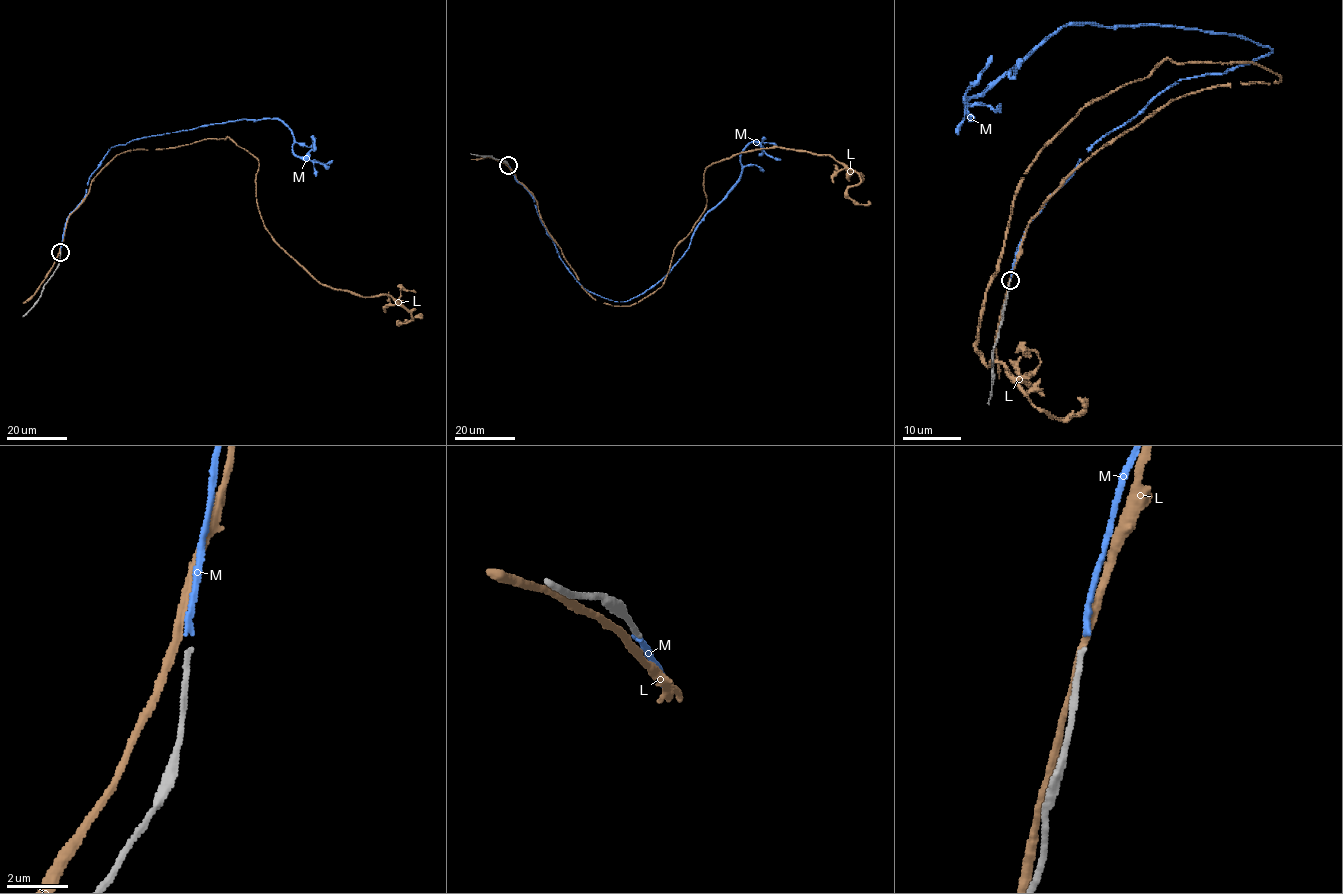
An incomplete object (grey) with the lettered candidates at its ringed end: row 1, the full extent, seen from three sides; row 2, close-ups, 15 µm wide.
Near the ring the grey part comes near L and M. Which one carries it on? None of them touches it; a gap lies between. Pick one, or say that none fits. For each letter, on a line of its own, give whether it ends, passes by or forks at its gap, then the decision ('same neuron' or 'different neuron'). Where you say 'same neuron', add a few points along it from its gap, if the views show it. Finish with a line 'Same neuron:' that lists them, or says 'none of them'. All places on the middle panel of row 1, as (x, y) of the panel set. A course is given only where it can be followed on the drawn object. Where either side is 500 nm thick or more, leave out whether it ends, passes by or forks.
L: it passes by; different neuron
M: it ends there; same neuron; it runs (508, 165), (566, 268), (589, 291), (625, 302), (687, 249), (739, 177), (751, 142), (781, 159)
Same neuron: M

